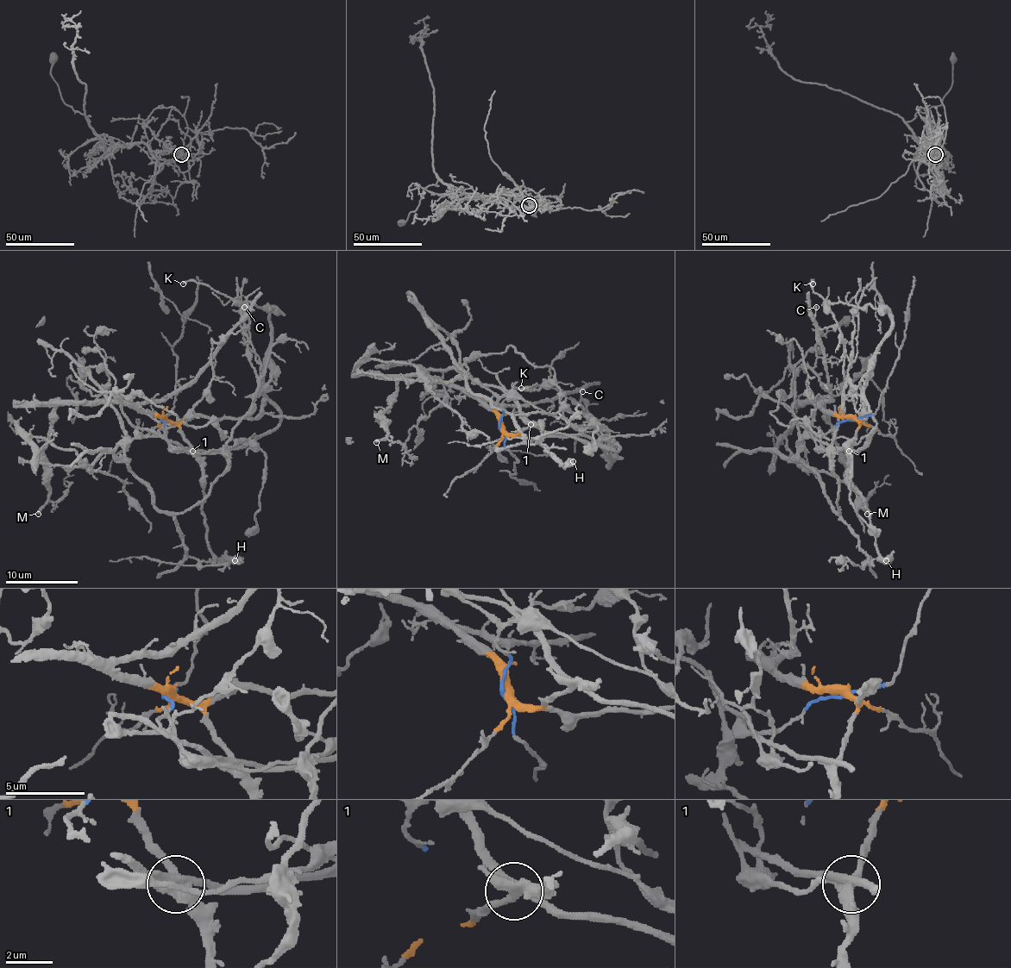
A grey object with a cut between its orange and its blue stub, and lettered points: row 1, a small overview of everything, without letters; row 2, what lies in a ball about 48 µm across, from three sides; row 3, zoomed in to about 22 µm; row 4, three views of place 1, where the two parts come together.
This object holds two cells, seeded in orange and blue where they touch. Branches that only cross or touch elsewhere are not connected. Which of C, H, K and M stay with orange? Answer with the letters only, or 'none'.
C, H, M

